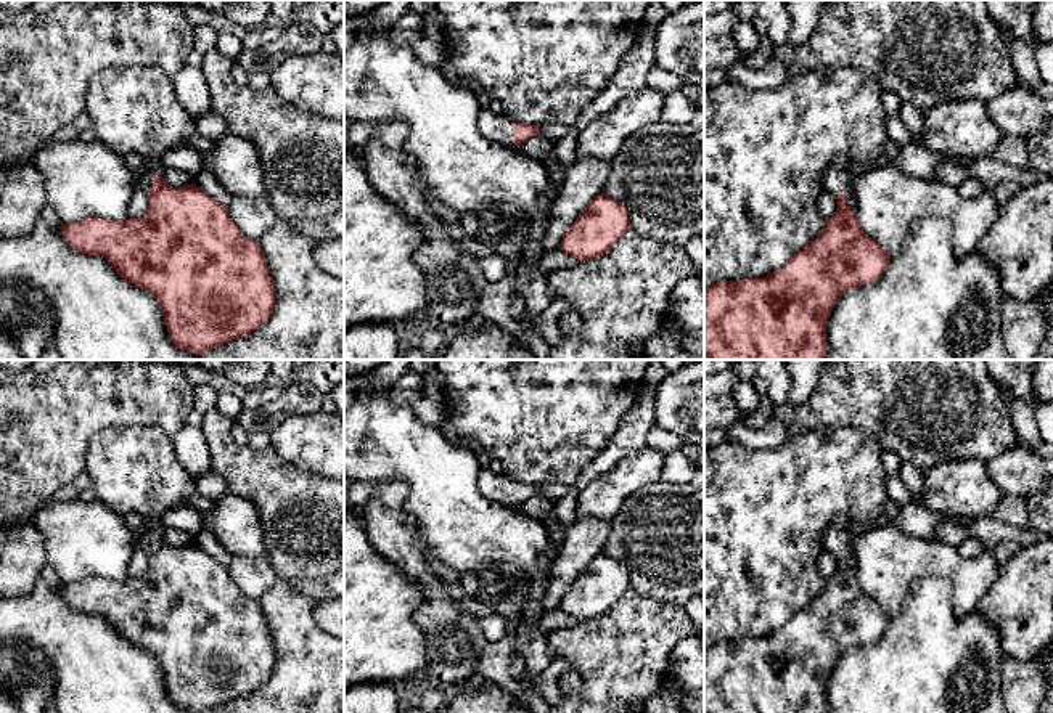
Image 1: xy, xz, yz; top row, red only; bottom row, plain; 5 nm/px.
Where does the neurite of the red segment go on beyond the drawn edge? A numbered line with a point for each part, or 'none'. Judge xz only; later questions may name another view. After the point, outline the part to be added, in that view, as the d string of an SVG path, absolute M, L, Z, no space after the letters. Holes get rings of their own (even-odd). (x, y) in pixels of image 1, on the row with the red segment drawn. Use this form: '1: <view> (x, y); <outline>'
1: xz (497, 127); M482 106L477 116L477 128L486 138L508 148L516 148L514 120L508 119L503 112L495 114L487 106Z

